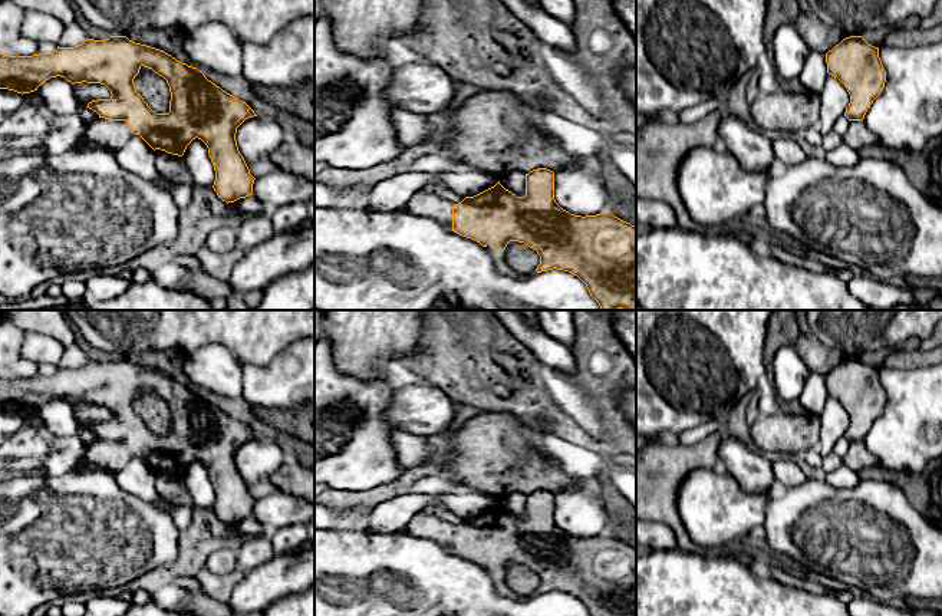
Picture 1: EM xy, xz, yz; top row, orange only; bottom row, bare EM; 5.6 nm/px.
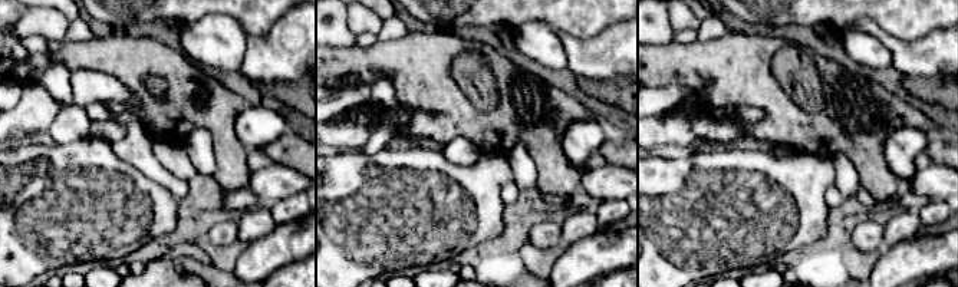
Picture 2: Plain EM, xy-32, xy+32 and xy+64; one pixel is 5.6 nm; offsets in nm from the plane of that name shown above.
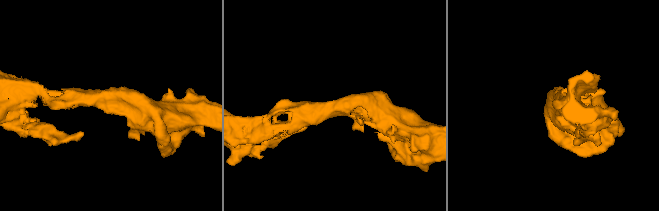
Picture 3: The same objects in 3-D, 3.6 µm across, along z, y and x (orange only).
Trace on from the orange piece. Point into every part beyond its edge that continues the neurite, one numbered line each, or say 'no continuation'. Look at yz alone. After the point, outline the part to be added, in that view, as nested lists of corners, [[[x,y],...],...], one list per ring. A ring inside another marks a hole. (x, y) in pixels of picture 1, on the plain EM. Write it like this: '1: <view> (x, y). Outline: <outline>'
1: yz (856, 457). Outline: [[[849,442],[841,457],[843,465],[857,472],[869,467],[880,465],[880,461],[867,451],[863,442]]]

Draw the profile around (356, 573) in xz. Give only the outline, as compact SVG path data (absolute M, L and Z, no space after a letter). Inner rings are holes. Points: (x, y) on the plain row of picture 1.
M314 527L314 616L590 616L586 606L574 596L564 592L549 592L541 594L518 596L517 599L497 592L487 570L480 564L462 559L447 550L439 543L415 537L406 531L369 533L359 530L326 530Z

